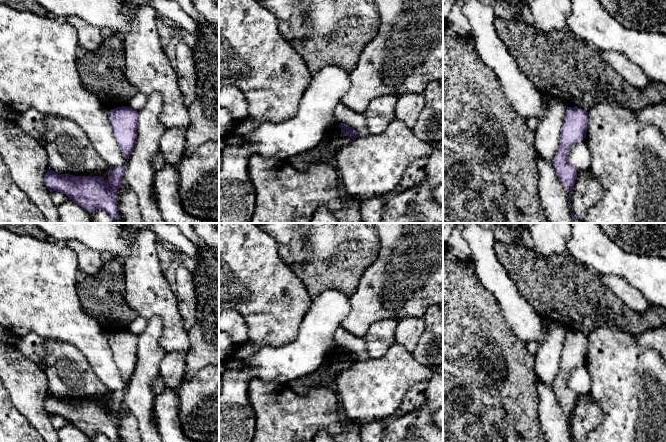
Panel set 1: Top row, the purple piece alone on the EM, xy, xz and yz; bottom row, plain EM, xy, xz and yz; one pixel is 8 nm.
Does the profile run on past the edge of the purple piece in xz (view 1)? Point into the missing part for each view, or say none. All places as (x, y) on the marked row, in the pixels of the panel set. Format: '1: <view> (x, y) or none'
1: none

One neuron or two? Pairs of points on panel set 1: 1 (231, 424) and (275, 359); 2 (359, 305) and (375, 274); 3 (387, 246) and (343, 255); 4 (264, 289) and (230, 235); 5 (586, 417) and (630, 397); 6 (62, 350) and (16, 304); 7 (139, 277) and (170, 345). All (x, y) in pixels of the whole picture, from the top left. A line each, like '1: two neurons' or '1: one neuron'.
1: one neuron
2: one neuron
3: two neurons
4: one neuron
5: two neurons
6: two neurons
7: one neuron

